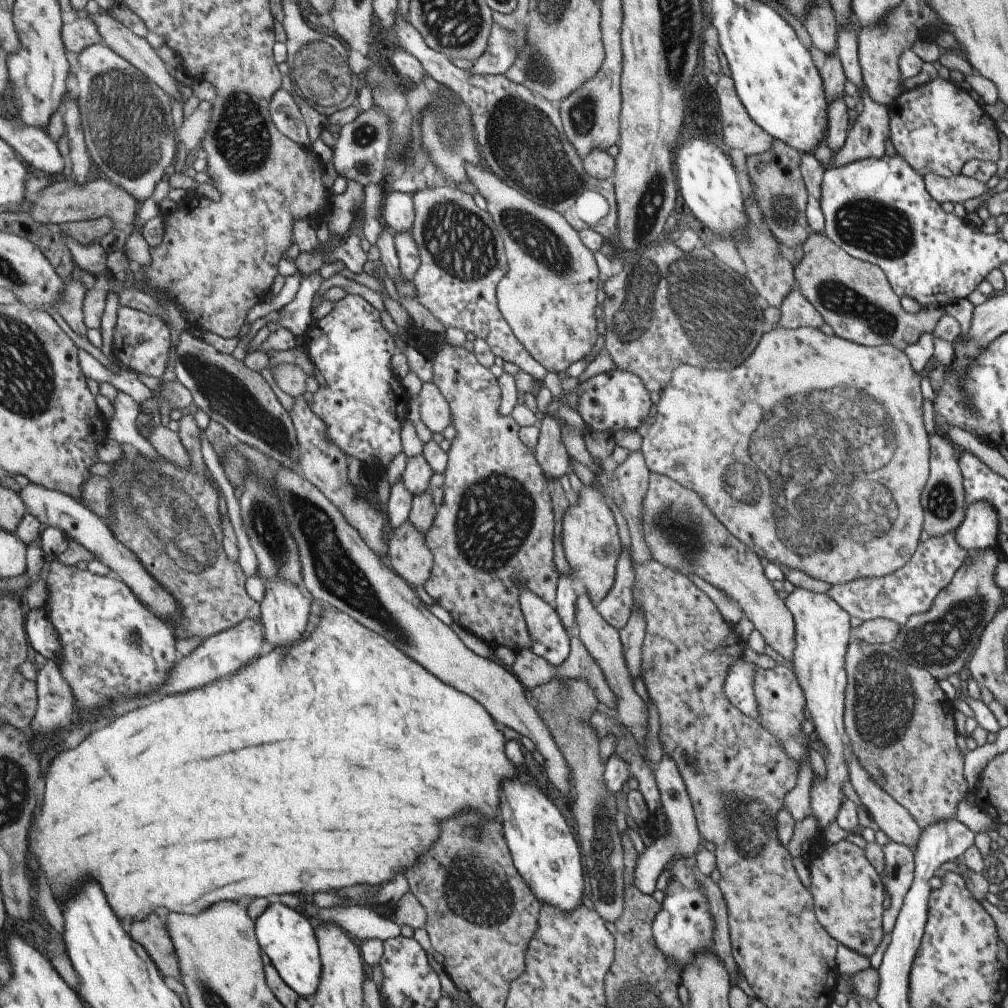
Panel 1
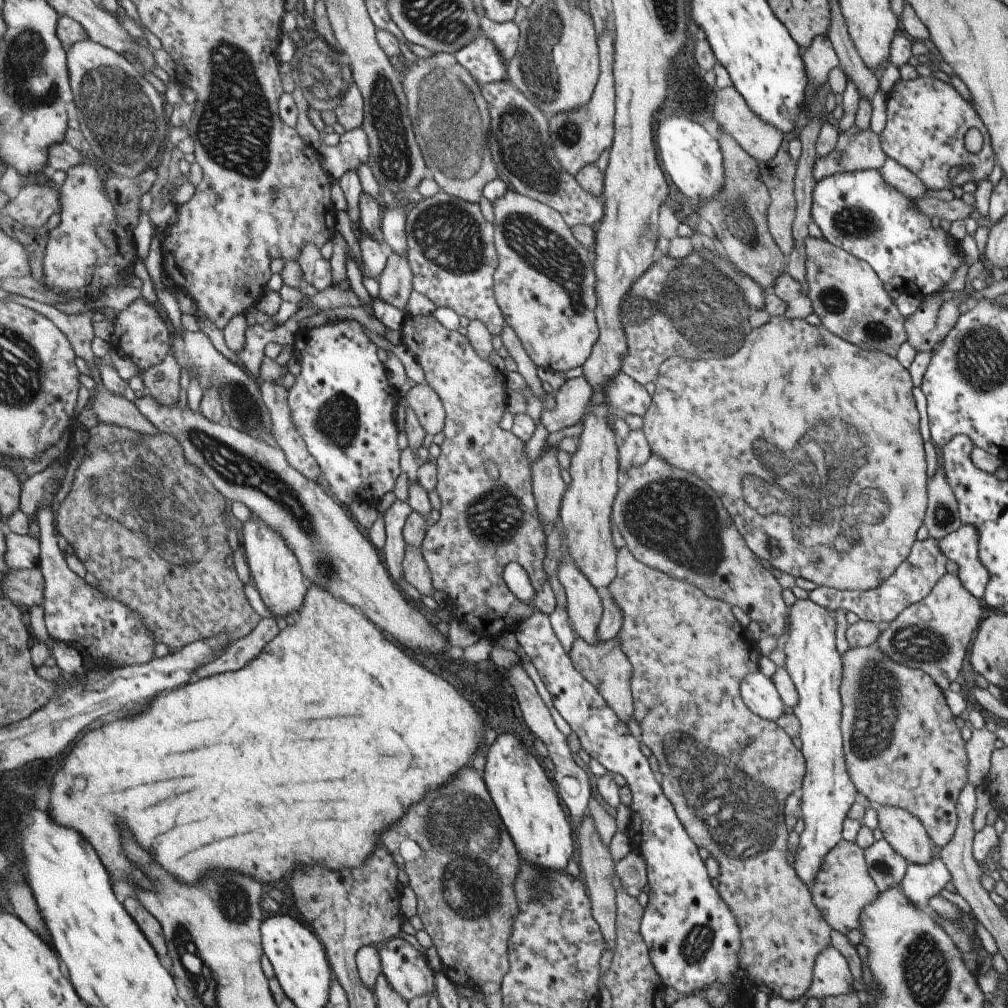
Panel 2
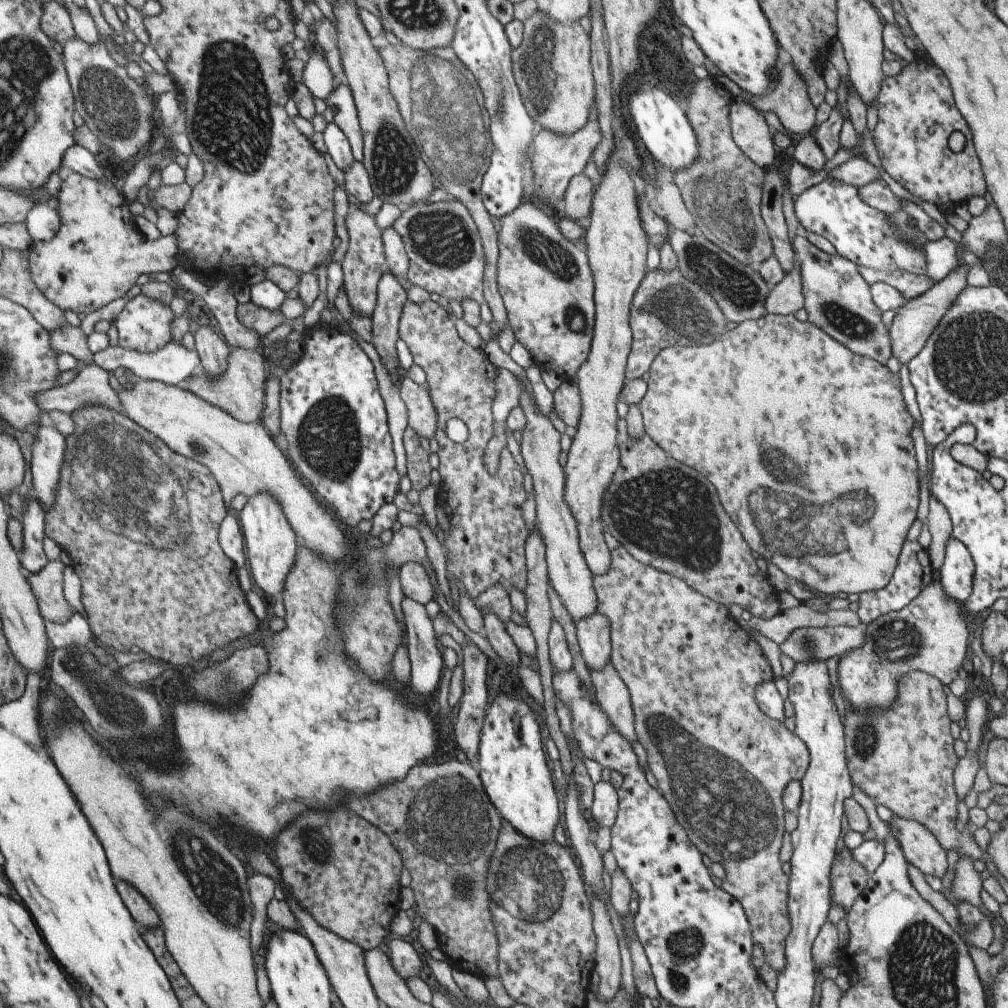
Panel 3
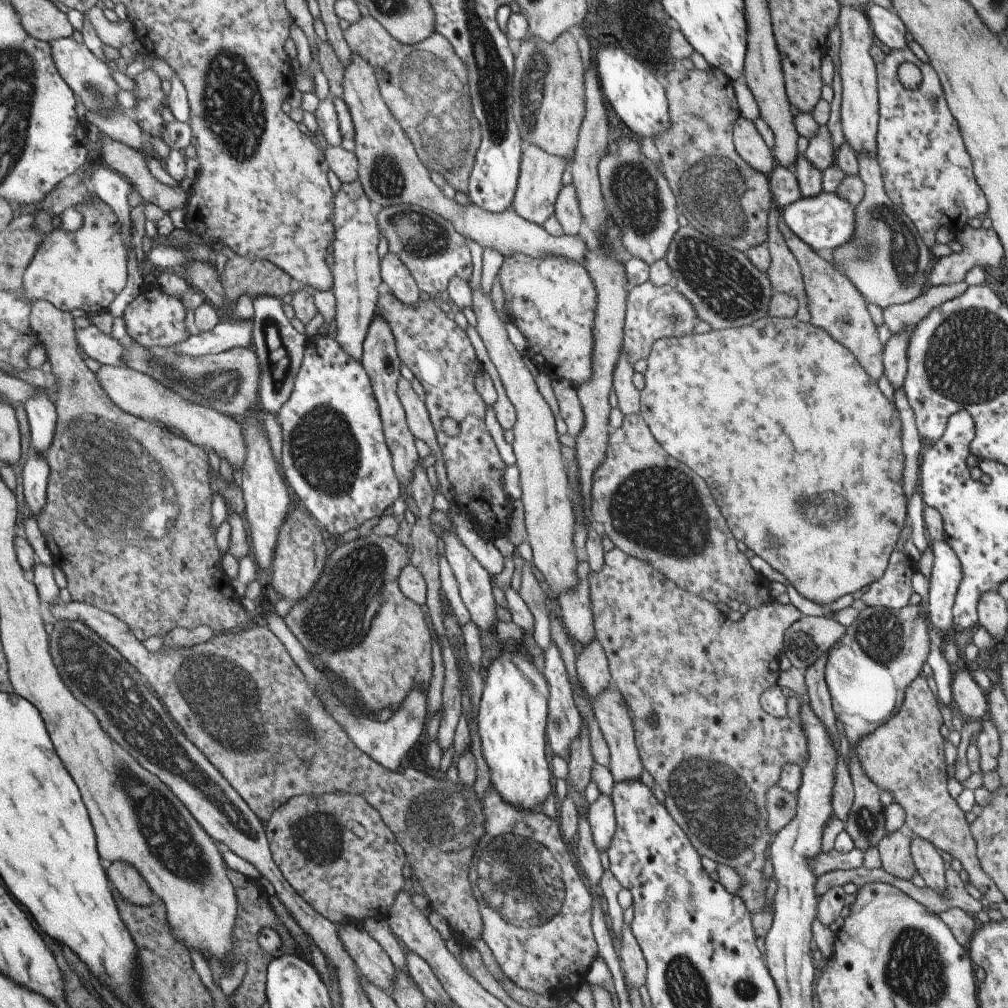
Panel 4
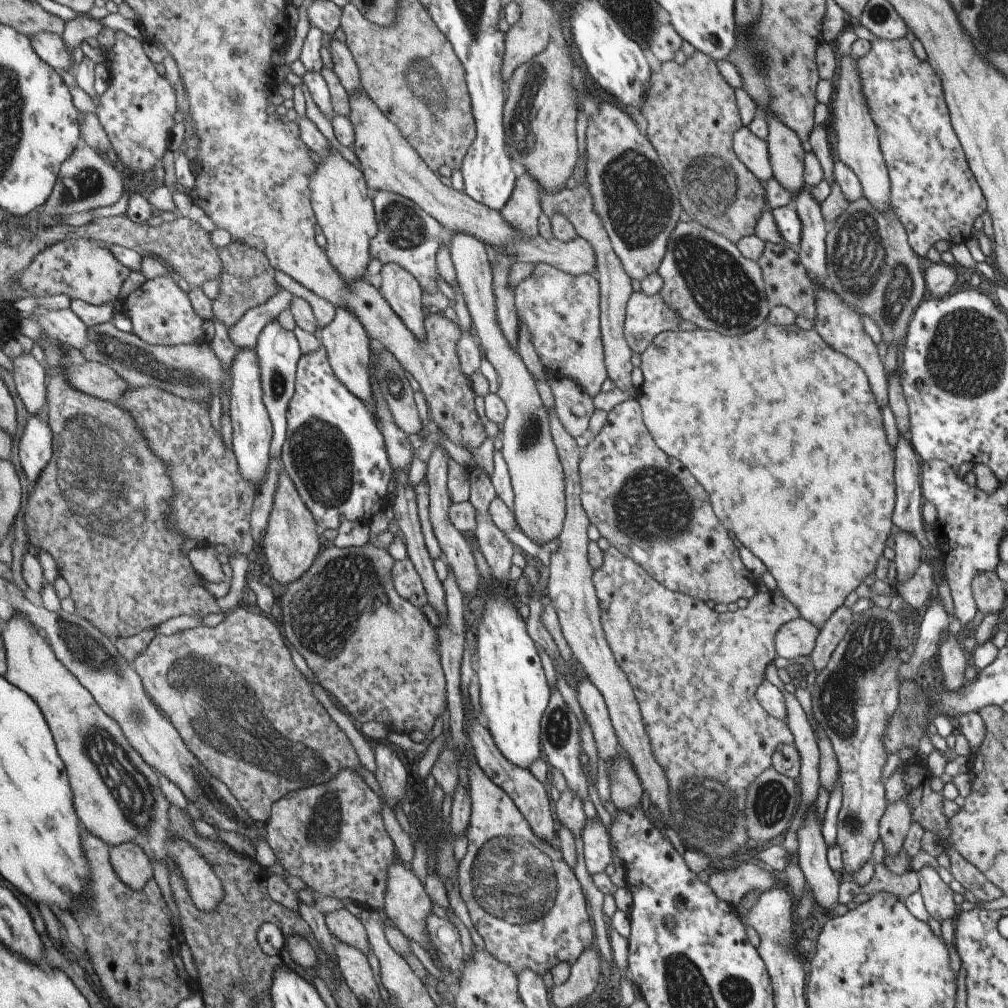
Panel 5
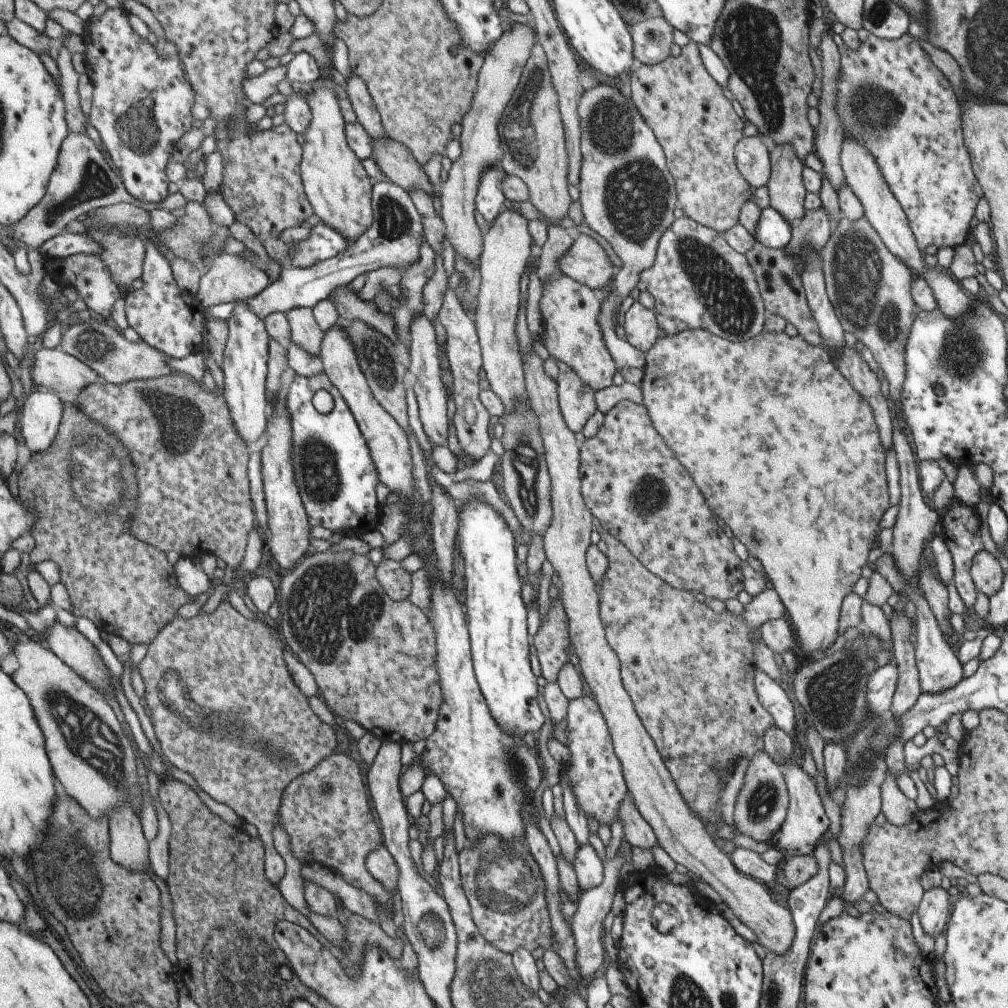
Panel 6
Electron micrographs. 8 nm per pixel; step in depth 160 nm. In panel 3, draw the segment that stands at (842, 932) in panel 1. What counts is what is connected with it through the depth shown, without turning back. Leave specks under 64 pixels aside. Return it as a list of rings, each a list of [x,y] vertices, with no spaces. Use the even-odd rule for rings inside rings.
[[[843,848],[834,856],[830,868],[830,904],[841,906],[847,913],[869,878],[870,875],[851,858],[851,851]]]

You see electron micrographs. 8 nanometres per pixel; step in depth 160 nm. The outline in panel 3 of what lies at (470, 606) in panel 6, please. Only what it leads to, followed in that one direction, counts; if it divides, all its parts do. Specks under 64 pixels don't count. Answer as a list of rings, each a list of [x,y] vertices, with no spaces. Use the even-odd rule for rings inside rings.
[[[508,692],[507,694],[497,694],[497,698],[491,702],[489,709],[484,715],[483,723],[481,724],[480,736],[478,739],[478,752],[477,752],[477,766],[479,766],[478,777],[481,781],[483,790],[485,791],[486,796],[491,801],[491,804],[498,810],[500,814],[500,818],[509,822],[521,836],[525,836],[525,838],[529,838],[529,840],[535,840],[535,842],[551,842],[554,840],[553,838],[553,830],[555,830],[555,826],[557,823],[562,824],[561,815],[559,814],[559,804],[557,804],[557,796],[555,796],[555,790],[553,788],[553,782],[551,782],[551,774],[549,773],[549,768],[547,768],[547,764],[545,763],[545,756],[543,754],[543,744],[541,744],[541,736],[539,732],[539,726],[536,722],[534,712],[530,709],[530,707],[523,702],[521,699],[515,699],[515,695],[511,695]]]

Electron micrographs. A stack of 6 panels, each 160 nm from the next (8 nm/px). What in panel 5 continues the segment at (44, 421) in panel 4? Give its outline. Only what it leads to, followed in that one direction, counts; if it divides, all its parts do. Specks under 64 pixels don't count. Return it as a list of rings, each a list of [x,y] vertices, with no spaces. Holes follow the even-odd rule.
[[[28,352],[13,361],[16,390],[30,417],[46,414],[48,406],[48,372]]]

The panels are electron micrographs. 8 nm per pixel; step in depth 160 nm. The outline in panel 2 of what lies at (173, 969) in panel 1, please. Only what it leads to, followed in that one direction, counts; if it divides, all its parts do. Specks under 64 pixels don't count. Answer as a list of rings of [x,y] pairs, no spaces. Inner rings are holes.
[[[131,894],[131,898],[125,898],[123,906],[125,906],[127,914],[135,921],[147,942],[152,946],[156,955],[163,958],[164,954],[168,954],[160,924],[141,906],[137,898]]]

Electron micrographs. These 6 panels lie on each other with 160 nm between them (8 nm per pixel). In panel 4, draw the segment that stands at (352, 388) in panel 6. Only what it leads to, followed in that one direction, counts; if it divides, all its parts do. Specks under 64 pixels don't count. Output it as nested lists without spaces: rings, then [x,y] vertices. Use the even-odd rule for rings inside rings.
[[[351,181],[341,184],[341,189],[334,194],[332,210],[333,266],[331,266],[332,286],[330,291],[336,300],[334,339],[347,354],[360,362],[362,342],[368,326],[376,312],[378,299],[377,286],[380,279],[380,259],[377,255],[378,229],[372,204],[363,192],[360,182]]]

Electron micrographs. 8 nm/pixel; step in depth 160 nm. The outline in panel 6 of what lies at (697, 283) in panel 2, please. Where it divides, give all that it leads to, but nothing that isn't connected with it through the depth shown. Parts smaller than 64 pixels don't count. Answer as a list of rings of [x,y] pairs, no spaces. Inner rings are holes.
[[[638,299],[623,314],[626,341],[637,350],[645,352],[657,338],[657,321],[653,310],[642,307]]]

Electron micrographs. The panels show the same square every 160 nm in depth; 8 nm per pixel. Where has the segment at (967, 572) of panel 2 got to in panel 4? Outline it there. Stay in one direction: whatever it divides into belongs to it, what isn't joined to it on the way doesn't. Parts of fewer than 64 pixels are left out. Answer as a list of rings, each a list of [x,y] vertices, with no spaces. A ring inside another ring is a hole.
[[[944,541],[929,543],[929,548],[932,567],[928,578],[927,618],[940,634],[948,634],[954,630],[952,604],[962,570],[959,559]]]

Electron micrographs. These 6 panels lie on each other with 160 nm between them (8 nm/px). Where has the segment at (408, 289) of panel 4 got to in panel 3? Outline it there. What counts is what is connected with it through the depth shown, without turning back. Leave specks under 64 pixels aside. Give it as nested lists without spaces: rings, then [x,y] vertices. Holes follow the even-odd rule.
[[[389,226],[389,228],[381,231],[381,241],[386,263],[385,272],[393,274],[397,278],[397,282],[401,284],[401,288],[407,290],[409,287],[406,278],[408,259],[399,234]]]

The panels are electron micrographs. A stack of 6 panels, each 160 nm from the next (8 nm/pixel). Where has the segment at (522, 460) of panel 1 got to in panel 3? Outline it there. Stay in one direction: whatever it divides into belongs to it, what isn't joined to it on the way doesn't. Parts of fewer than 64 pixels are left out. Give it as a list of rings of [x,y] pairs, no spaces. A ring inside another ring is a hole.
[[[429,299],[420,304],[409,301],[403,304],[398,321],[398,338],[407,345],[413,357],[413,364],[419,366],[426,376],[425,387],[437,418],[434,438],[439,445],[437,471],[441,481],[437,486],[436,502],[443,508],[449,519],[449,530],[445,530],[443,536],[446,574],[451,574],[453,579],[461,583],[472,600],[475,600],[489,586],[501,586],[506,593],[509,592],[509,588],[517,588],[523,593],[526,584],[524,543],[528,536],[520,510],[521,504],[526,499],[523,491],[524,473],[521,470],[522,467],[515,463],[513,456],[506,450],[499,454],[494,475],[488,473],[482,462],[482,454],[493,434],[491,404],[495,398],[496,368],[489,362],[482,349],[471,348],[459,338],[447,312],[437,302],[431,302]],[[450,418],[461,420],[463,426],[467,427],[468,438],[461,444],[451,442],[445,435],[445,422]]]

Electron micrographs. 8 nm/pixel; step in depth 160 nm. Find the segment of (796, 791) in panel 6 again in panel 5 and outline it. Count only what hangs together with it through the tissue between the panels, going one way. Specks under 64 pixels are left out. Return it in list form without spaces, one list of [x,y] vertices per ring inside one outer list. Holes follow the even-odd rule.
[[[815,808],[797,832],[798,866],[819,908],[829,913],[838,903],[838,883],[826,861],[826,844],[817,824]]]

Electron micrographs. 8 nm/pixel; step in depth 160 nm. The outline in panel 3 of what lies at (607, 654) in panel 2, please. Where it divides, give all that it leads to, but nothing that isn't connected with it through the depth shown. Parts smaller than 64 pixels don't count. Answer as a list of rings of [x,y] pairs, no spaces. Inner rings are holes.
[[[610,662],[605,664],[603,670],[590,672],[591,685],[596,693],[597,706],[605,712],[611,726],[623,736],[629,744],[636,740],[634,732],[633,712],[630,698],[621,678],[611,668]]]

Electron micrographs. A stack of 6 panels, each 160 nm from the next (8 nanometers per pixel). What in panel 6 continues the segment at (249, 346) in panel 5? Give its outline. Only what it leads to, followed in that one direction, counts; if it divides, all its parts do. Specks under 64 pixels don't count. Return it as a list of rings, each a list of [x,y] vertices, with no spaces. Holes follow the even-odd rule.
[[[387,180],[372,186],[370,205],[372,221],[353,245],[333,258],[316,262],[312,267],[280,267],[280,275],[271,281],[259,294],[244,303],[261,322],[271,313],[286,313],[288,310],[309,307],[327,299],[328,294],[339,285],[347,285],[355,276],[376,268],[397,268],[401,274],[419,258],[419,247],[424,240],[421,215],[413,206],[411,197],[402,188]]]

